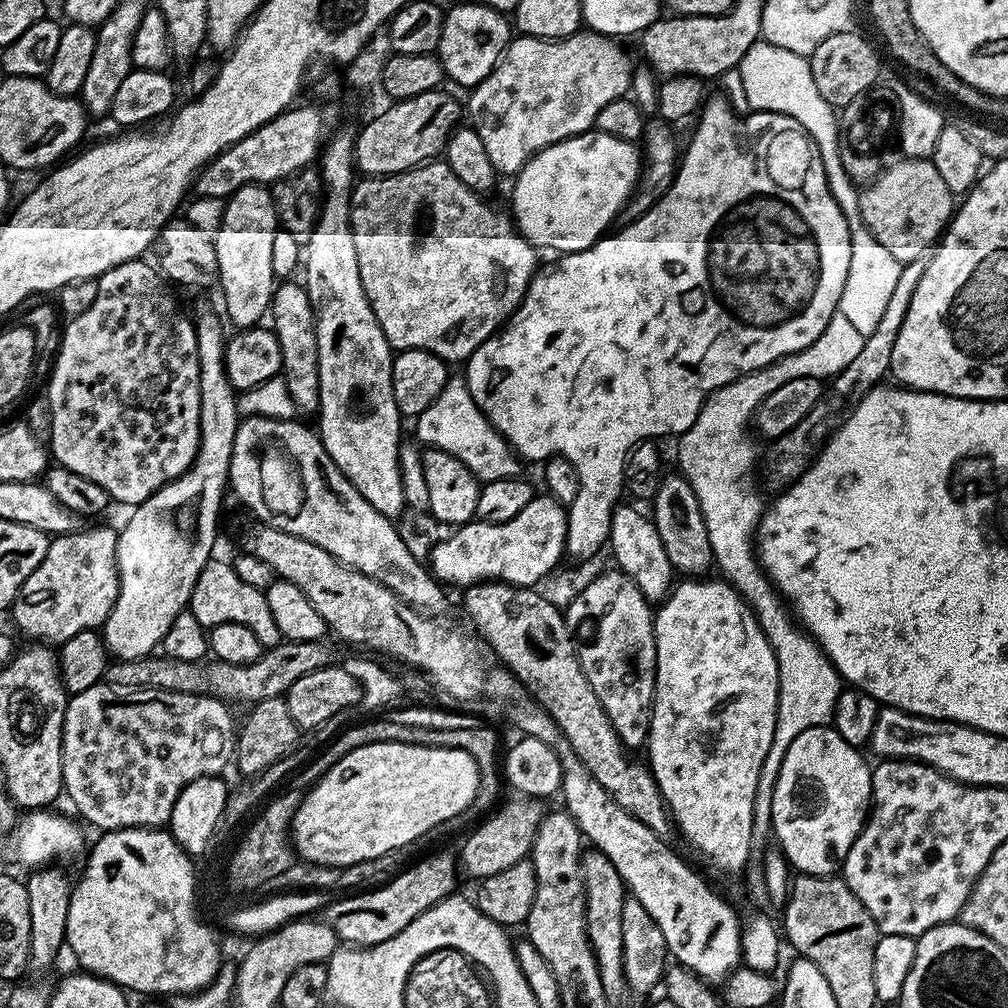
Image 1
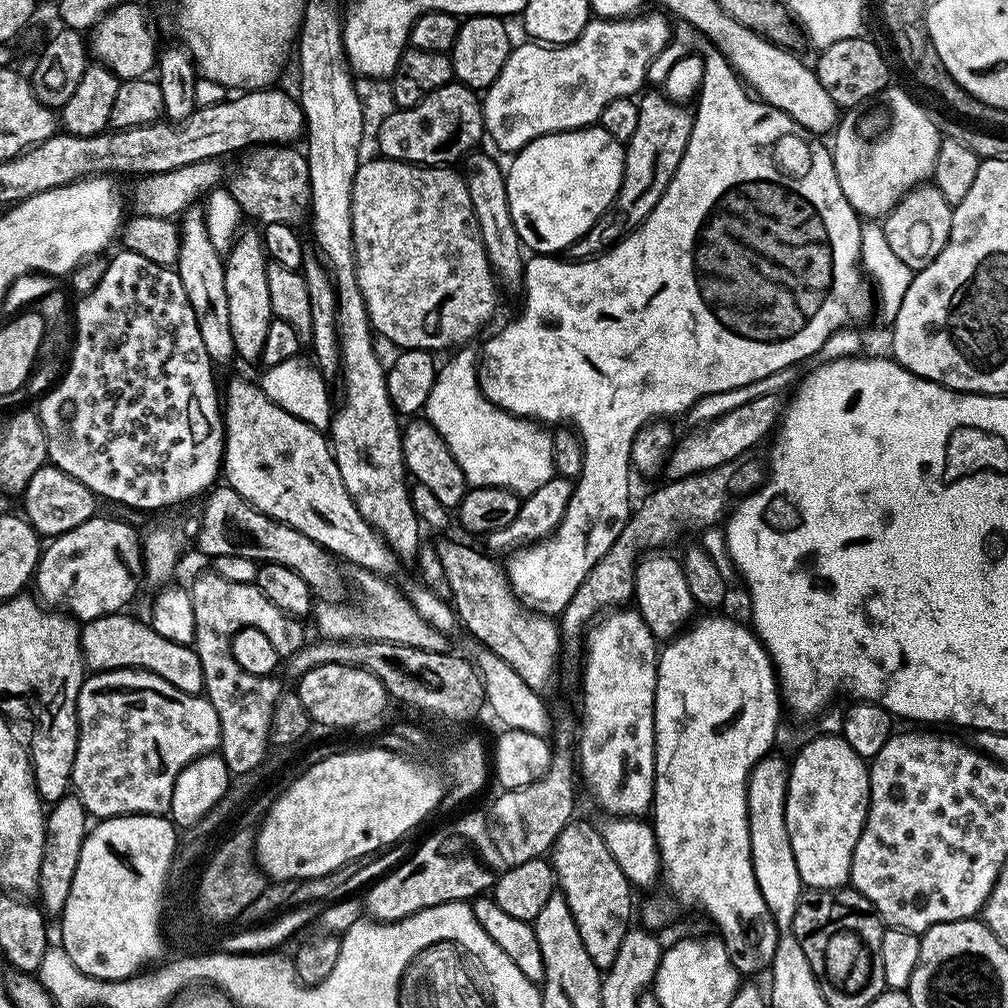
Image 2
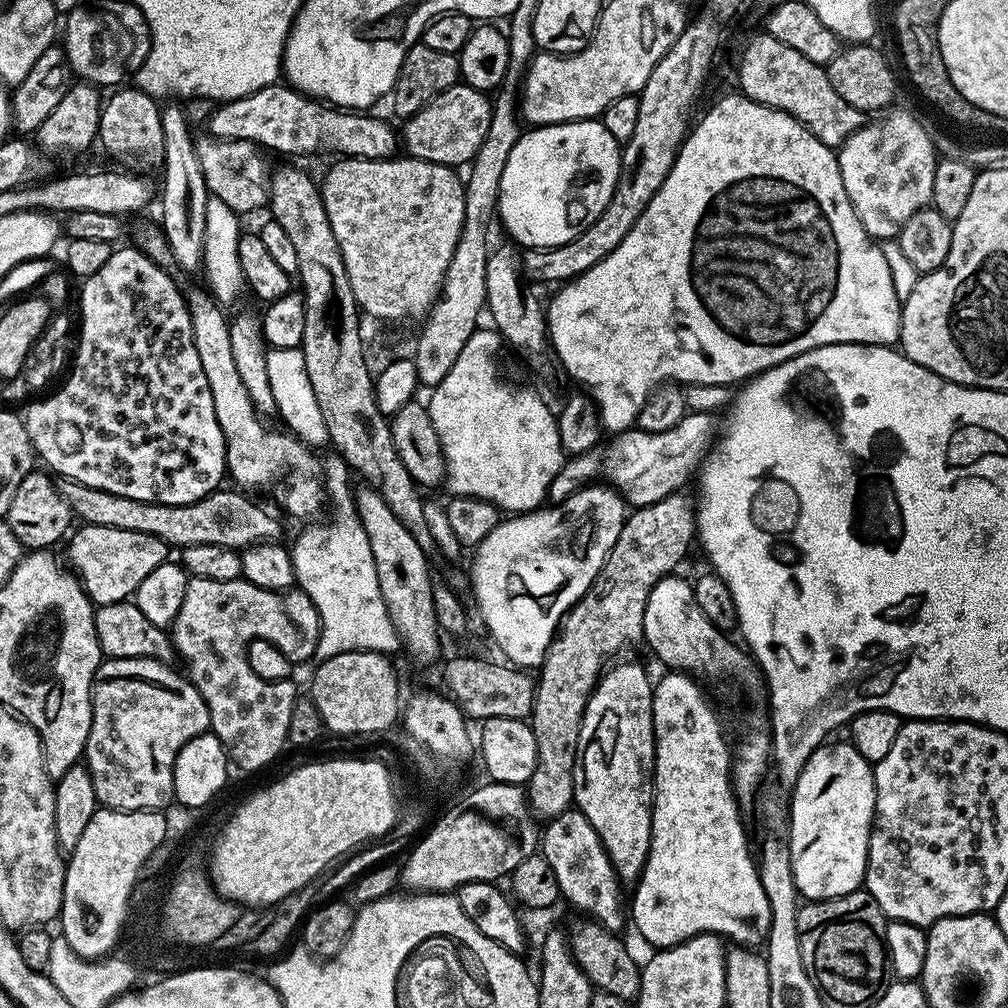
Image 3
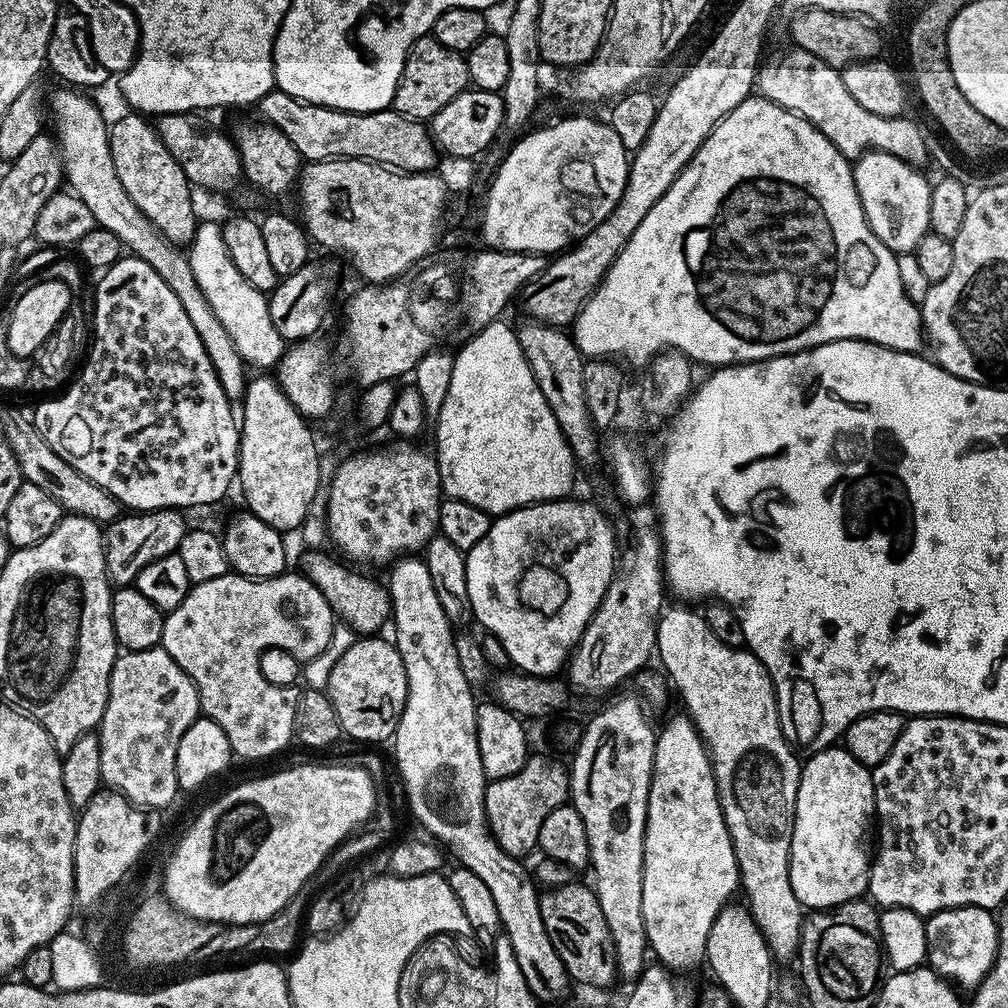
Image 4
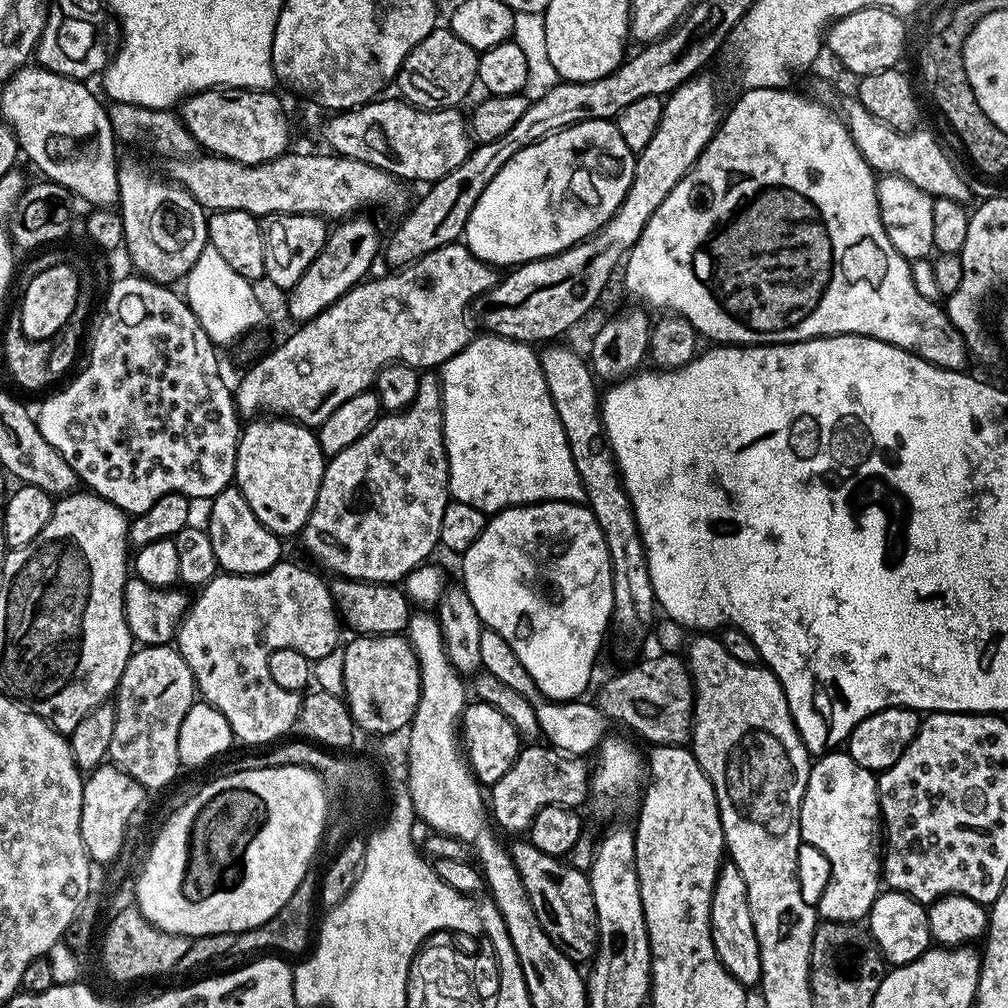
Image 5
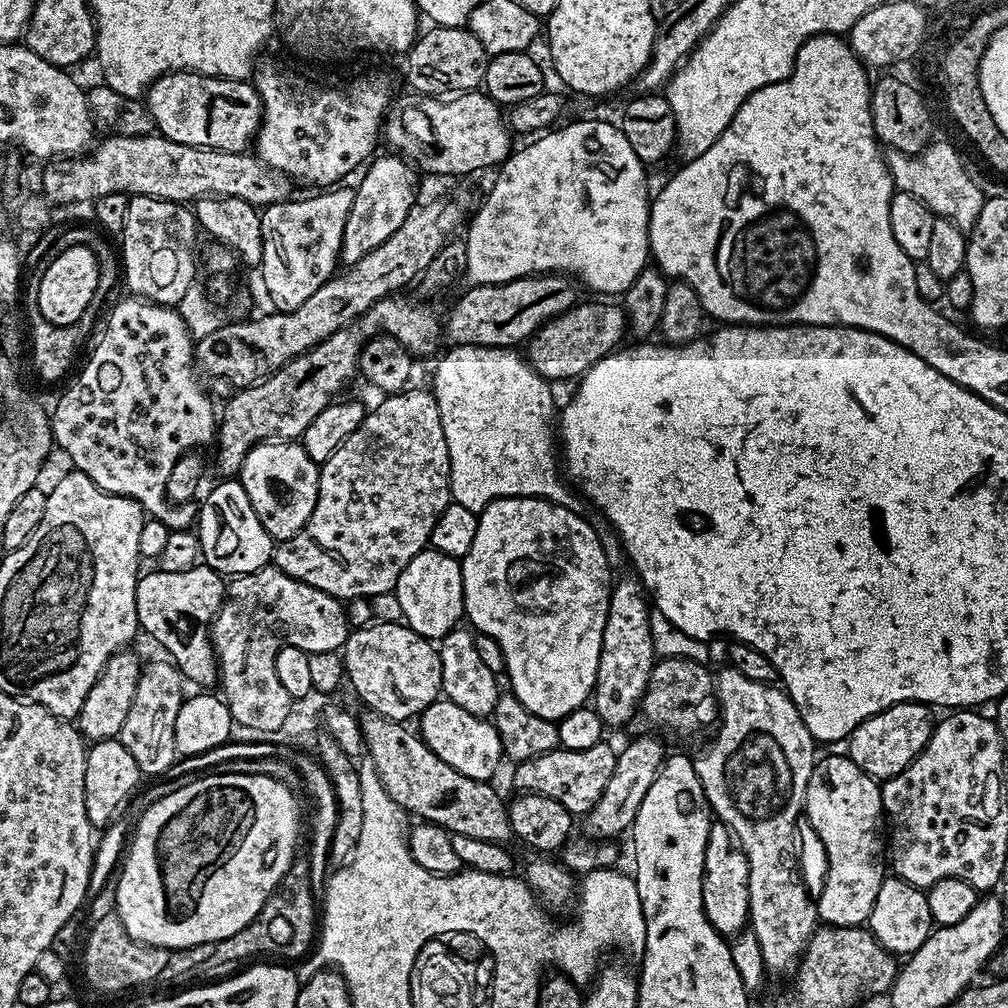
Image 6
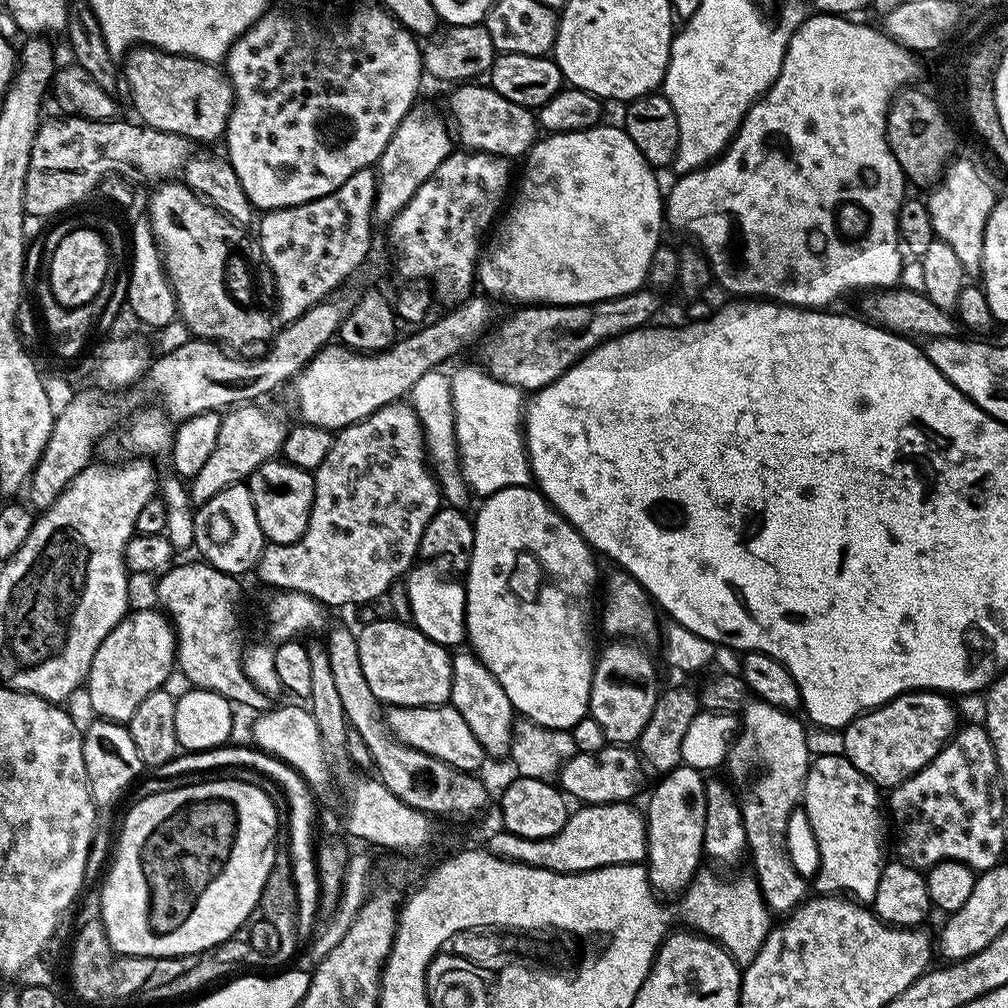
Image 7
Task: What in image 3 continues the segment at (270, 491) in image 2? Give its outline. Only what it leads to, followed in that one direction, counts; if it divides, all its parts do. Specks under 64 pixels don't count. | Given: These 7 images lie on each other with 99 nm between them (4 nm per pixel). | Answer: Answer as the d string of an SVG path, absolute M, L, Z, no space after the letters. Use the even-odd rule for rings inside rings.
M200 286L200 288L187 288L183 289L184 301L188 304L188 313L190 314L190 320L192 322L192 329L194 330L194 340L198 346L198 356L202 358L203 369L206 370L206 380L210 382L210 392L214 394L214 408L218 414L218 420L220 425L224 430L224 439L228 442L228 466L227 471L230 473L231 479L232 476L237 480L239 487L244 490L252 490L248 488L261 488L262 491L268 492L272 488L272 496L289 512L292 516L297 516L298 519L302 520L301 522L311 521L313 518L319 517L316 516L324 508L324 498L326 499L326 487L324 481L324 470L321 464L321 457L317 454L309 445L305 444L303 440L298 437L298 435L293 434L291 431L283 430L284 432L279 432L276 428L268 428L268 424L263 415L258 411L256 403L252 400L250 394L244 383L242 382L242 374L238 372L238 362L234 362L234 346L230 344L230 320L226 315L224 317L225 309L221 305L217 304L216 297L208 291L207 287Z

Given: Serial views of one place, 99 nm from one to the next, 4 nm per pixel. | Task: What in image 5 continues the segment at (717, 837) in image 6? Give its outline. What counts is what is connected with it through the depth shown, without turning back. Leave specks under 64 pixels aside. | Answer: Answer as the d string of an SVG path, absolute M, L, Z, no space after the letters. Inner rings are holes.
M730 862L721 863L720 872L714 882L710 902L710 926L714 950L724 969L740 984L759 985L762 962L758 950L758 938L754 934L754 918L750 918L750 898L746 894L746 882L742 879L738 866Z

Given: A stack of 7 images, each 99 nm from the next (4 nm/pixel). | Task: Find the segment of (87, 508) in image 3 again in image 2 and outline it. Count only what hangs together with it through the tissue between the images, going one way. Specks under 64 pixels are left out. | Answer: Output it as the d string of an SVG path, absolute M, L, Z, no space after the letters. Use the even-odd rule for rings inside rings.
M213 487L207 493L206 499L208 501L204 504L204 513L200 516L200 529L196 532L196 544L205 552L205 557L234 554L238 558L250 558L260 564L281 564L294 570L298 578L302 578L302 582L306 582L309 588L321 597L340 596L340 572L336 569L337 561L321 544L294 530L294 526L286 526L262 514L253 504L241 498L233 488Z

